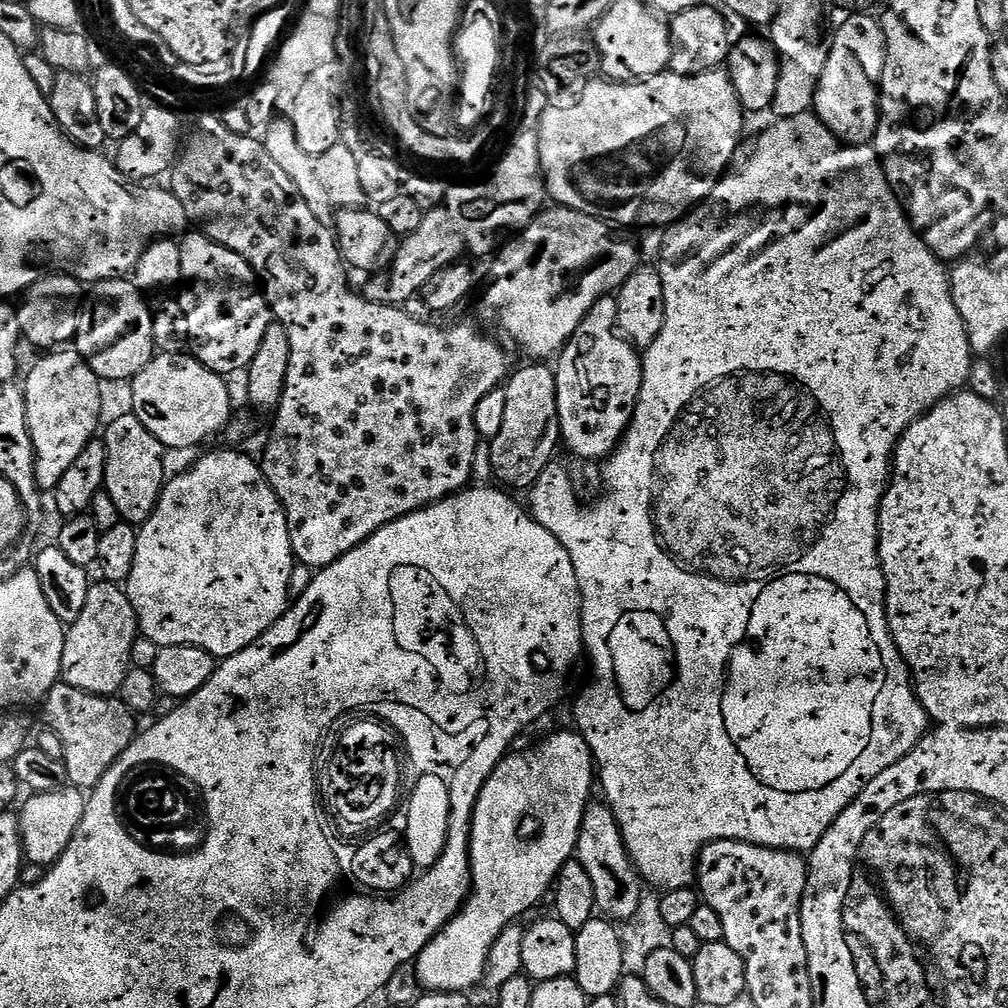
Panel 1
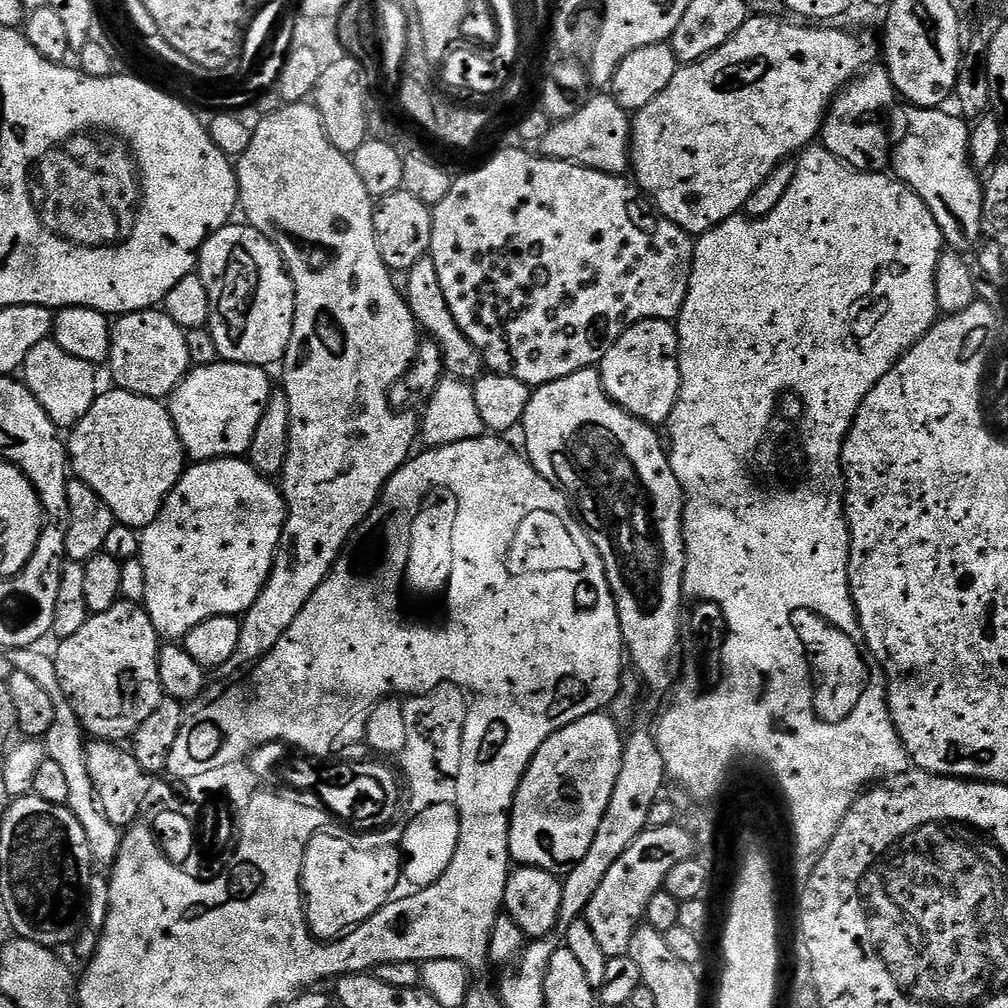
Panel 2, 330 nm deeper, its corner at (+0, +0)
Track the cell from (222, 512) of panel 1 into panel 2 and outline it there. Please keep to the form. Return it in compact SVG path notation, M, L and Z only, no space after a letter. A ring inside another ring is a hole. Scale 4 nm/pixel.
M225 458L223 460L206 460L193 463L185 467L183 476L174 486L174 490L166 498L158 518L147 528L140 532L140 554L138 559L142 562L142 570L146 570L146 594L143 607L148 611L150 622L154 622L154 630L168 642L180 642L187 632L194 630L198 622L206 622L206 618L219 616L243 617L250 606L260 596L261 590L266 586L268 576L272 572L272 562L276 558L276 551L280 548L280 539L284 533L284 522L288 518L288 510L284 502L284 493L276 488L269 477L264 476L255 466L244 458Z

